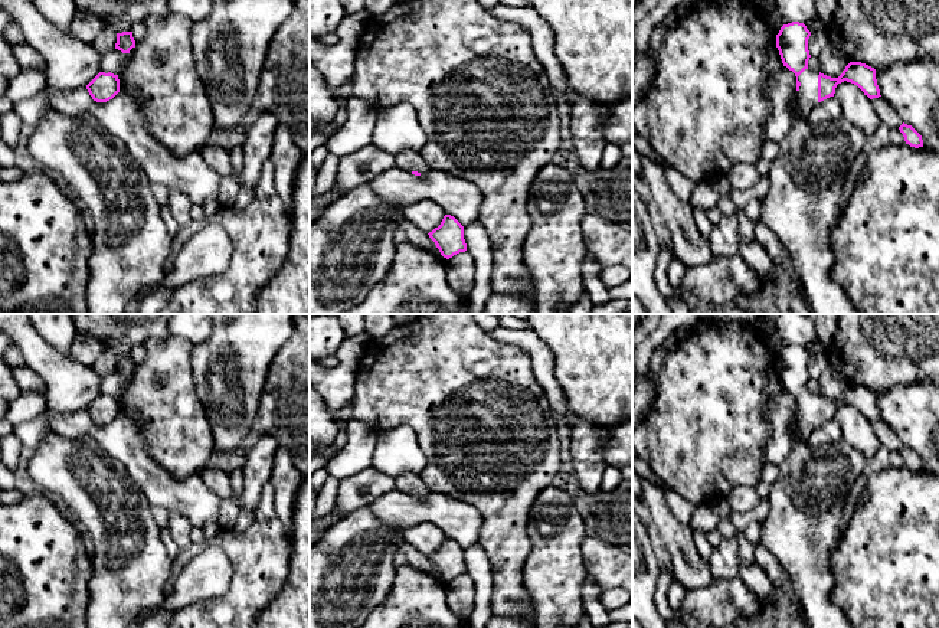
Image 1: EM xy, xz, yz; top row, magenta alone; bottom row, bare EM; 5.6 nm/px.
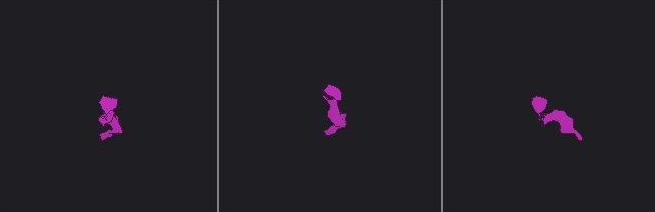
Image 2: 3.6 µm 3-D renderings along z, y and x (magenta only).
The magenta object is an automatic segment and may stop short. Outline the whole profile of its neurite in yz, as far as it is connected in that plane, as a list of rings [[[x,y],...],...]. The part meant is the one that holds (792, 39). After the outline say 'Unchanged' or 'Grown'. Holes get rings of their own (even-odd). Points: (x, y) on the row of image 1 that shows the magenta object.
[[[799,22],[783,24],[776,35],[776,48],[782,63],[796,76],[799,115],[792,117],[789,134],[779,144],[778,156],[770,163],[769,190],[763,199],[759,219],[791,252],[814,314],[860,314],[844,290],[831,281],[834,264],[831,232],[843,215],[841,193],[847,173],[854,158],[861,153],[866,137],[844,115],[834,121],[812,124],[811,109],[818,102],[834,97],[837,85],[844,81],[857,85],[870,99],[881,95],[876,69],[866,63],[850,62],[838,78],[811,71],[808,68],[809,36],[811,32]]]. Grown

